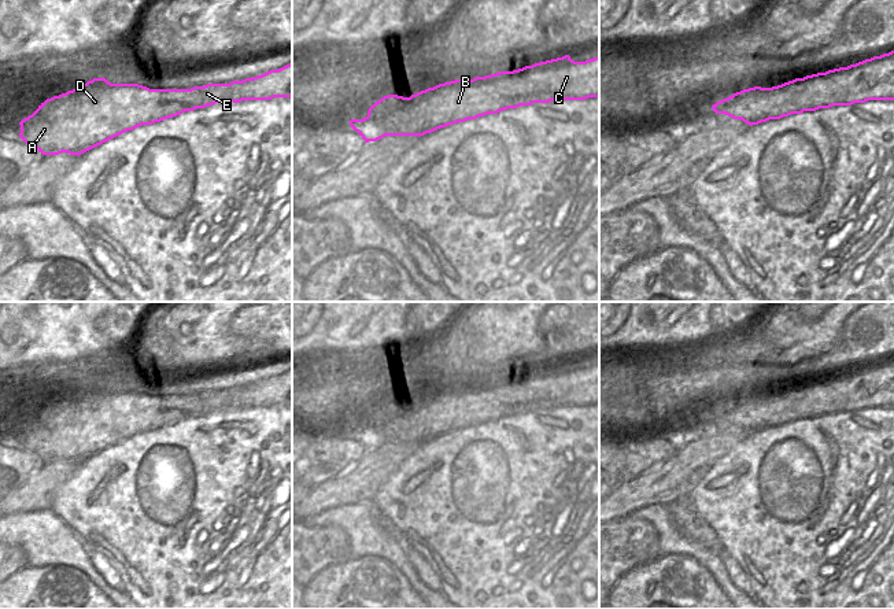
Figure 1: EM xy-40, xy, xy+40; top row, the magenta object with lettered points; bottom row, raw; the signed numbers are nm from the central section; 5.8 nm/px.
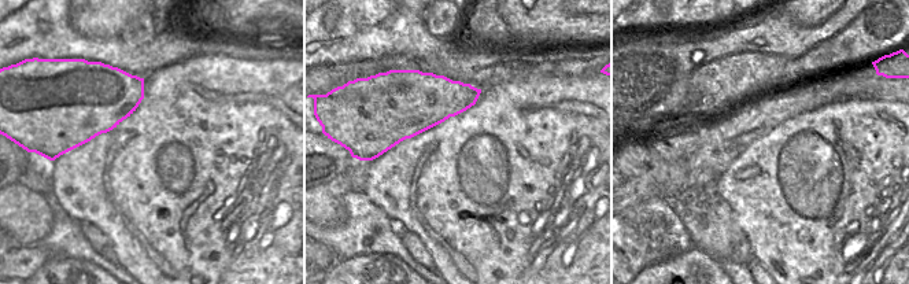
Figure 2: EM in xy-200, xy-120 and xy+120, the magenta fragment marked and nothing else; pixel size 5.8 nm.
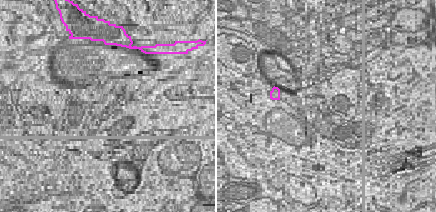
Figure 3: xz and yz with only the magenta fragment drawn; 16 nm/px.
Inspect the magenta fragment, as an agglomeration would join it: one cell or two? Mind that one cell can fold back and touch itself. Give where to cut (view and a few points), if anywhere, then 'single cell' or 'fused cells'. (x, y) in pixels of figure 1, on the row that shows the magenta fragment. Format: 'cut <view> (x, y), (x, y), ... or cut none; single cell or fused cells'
cut none; single cell

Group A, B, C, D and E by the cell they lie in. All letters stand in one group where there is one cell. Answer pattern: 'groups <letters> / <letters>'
groups A B C D E

